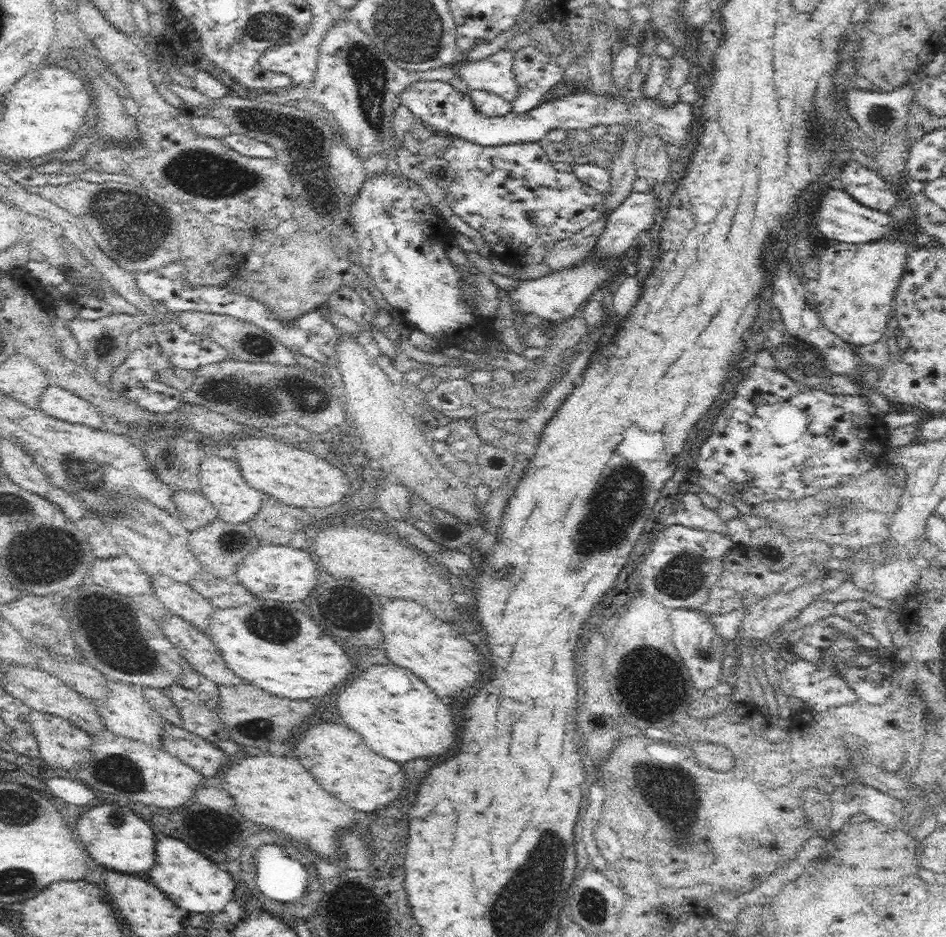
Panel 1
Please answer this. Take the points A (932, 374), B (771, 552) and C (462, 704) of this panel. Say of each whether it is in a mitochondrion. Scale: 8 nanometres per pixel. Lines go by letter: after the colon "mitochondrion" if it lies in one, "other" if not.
A: other
B: mitochondrion
C: other

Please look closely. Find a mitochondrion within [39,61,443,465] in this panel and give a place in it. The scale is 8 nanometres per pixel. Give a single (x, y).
(136, 227)

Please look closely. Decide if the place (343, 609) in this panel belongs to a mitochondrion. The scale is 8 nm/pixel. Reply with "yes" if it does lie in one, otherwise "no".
yes

